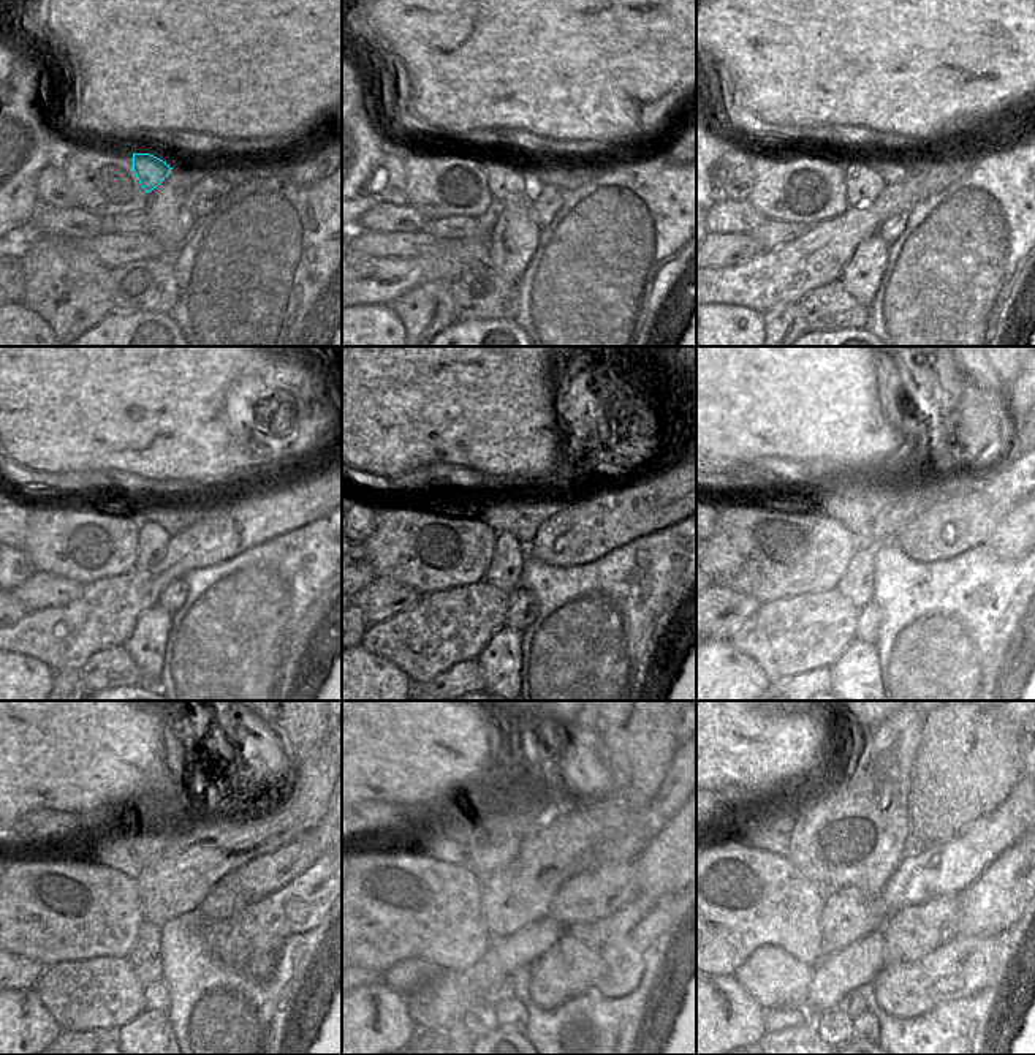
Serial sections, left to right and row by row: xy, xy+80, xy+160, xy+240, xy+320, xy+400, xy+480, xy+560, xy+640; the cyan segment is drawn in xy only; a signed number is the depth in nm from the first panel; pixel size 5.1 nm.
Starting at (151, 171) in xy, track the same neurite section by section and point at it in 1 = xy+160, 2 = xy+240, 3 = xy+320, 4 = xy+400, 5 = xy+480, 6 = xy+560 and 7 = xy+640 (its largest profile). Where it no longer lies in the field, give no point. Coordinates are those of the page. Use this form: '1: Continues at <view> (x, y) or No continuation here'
1: Continues at xy+160 (861, 184)
2: Continues at xy+240 (151, 540)
3: Continues at xy+320 (505, 567)
4: Continues at xy+400 (856, 584)
5: Continues at xy+480 (144, 957)
6: Continues at xy+560 (494, 986)
7: Continues at xy+640 (850, 1003)

